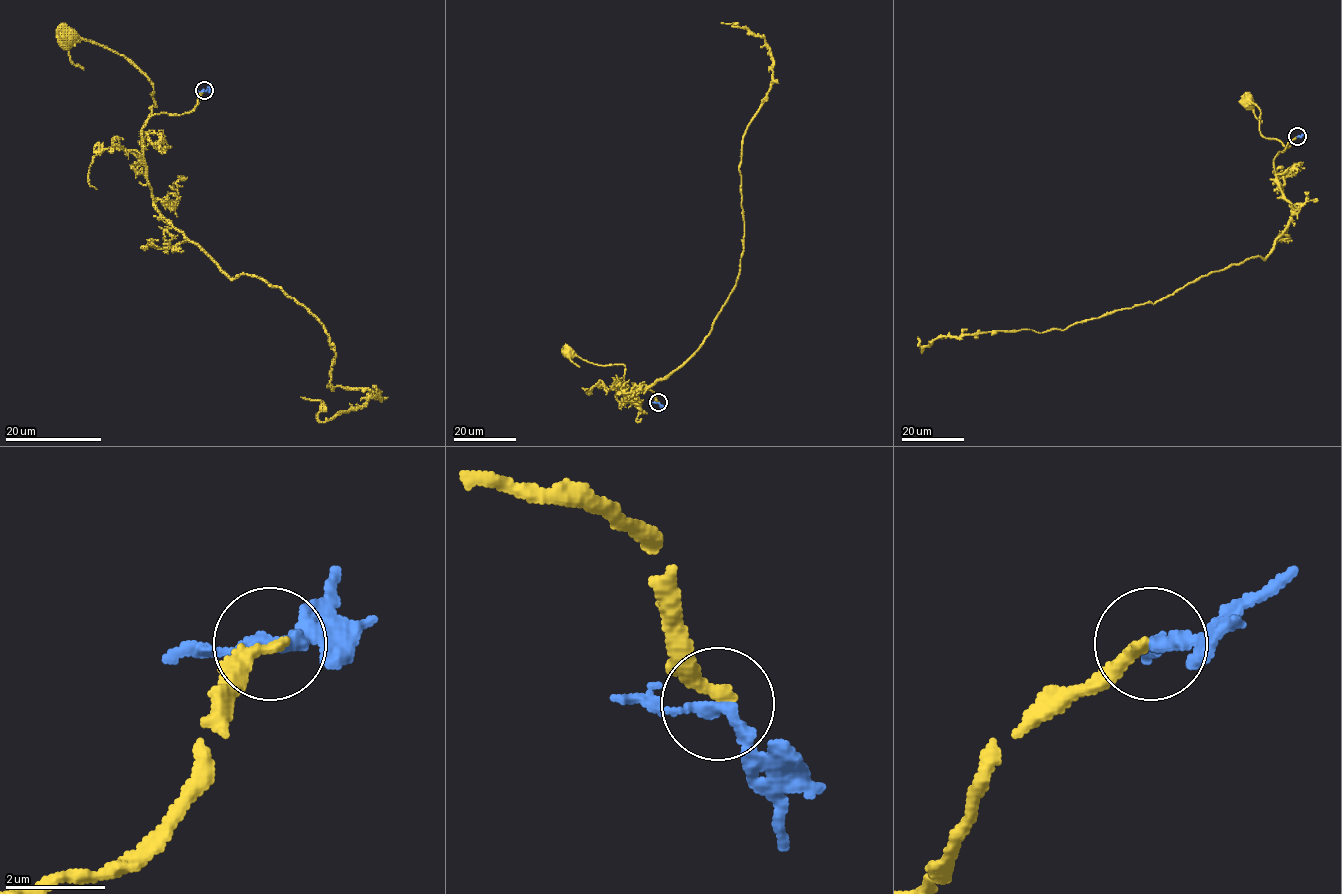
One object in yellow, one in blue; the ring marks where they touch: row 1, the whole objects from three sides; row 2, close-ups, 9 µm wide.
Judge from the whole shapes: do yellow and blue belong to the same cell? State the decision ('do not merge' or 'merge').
merge

